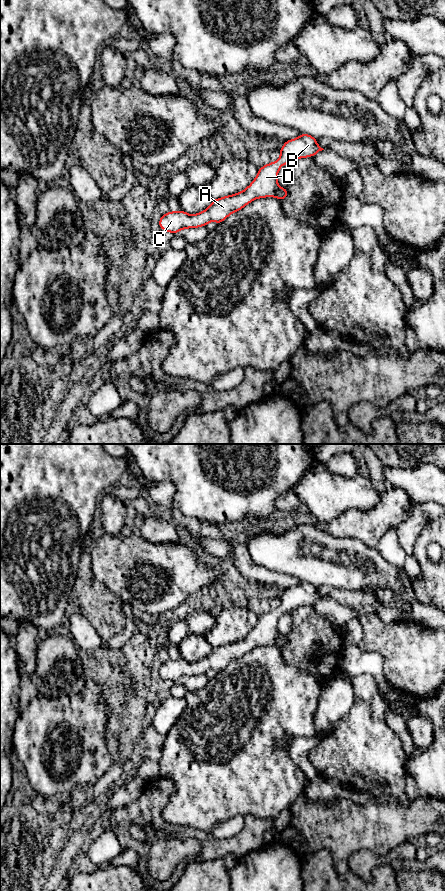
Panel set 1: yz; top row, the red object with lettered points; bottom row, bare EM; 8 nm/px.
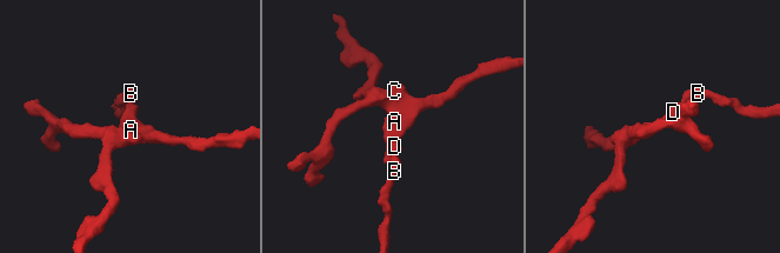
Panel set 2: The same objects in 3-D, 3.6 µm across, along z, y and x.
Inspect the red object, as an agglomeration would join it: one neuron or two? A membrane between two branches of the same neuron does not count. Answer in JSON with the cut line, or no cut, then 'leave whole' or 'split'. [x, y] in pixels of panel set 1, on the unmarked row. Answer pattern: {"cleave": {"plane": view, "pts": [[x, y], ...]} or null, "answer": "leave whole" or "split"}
{"cleave": null, "answer": "leave whole"}

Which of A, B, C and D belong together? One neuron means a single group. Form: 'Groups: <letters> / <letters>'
Groups: A B C D

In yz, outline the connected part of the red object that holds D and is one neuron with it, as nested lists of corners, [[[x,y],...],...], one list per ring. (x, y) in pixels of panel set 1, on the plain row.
[[[302,581],[298,586],[286,589],[280,597],[279,608],[261,615],[256,626],[243,639],[212,648],[206,658],[195,663],[181,657],[177,660],[169,659],[161,664],[159,674],[163,679],[176,682],[181,677],[206,674],[210,669],[219,672],[257,646],[276,645],[283,648],[288,640],[287,636],[280,636],[277,630],[280,615],[298,606],[312,605],[322,598],[324,597],[317,592],[314,585]]]

